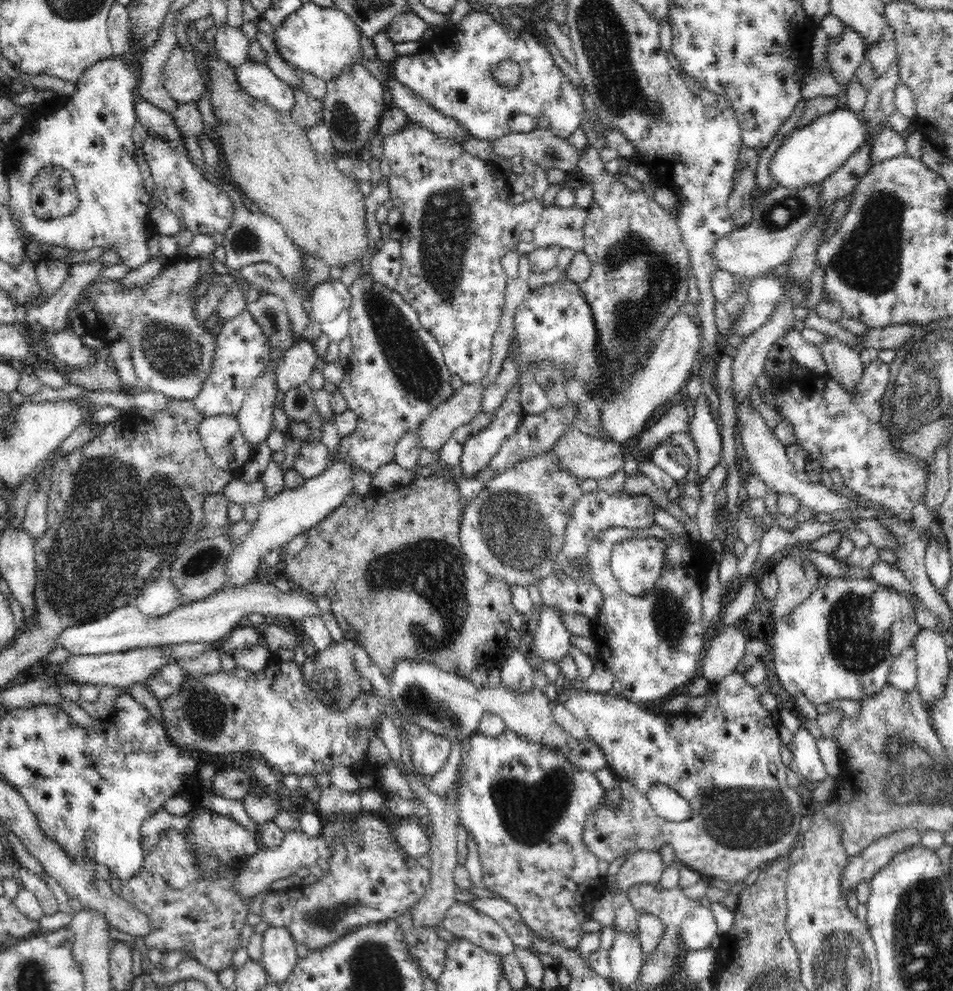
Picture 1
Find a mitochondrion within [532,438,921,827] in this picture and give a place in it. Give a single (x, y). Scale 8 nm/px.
(858, 640)

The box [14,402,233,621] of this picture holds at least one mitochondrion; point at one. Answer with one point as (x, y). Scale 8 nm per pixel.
(204, 559)

